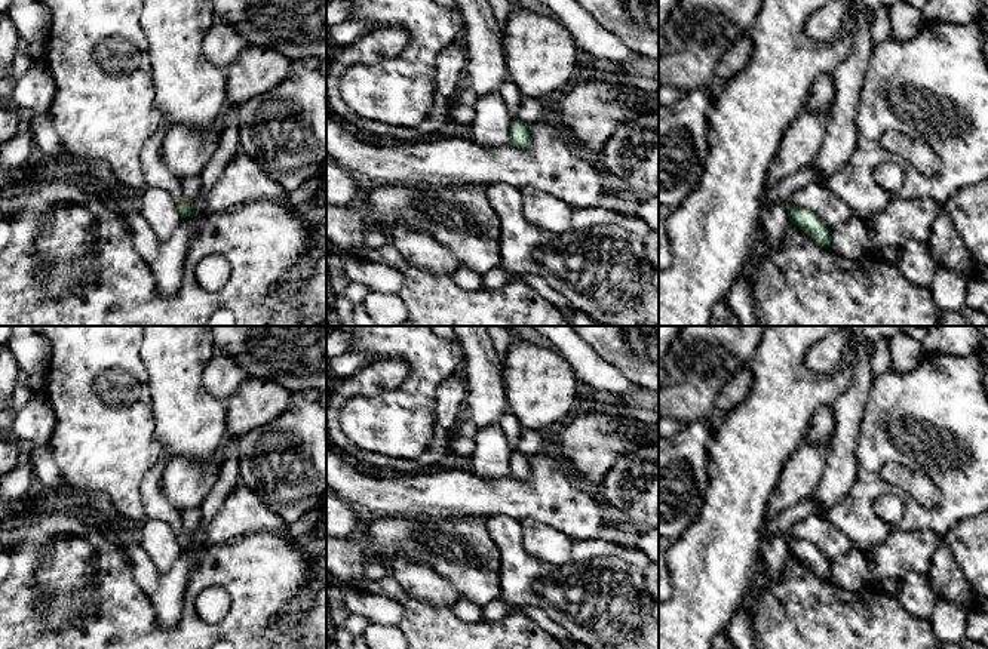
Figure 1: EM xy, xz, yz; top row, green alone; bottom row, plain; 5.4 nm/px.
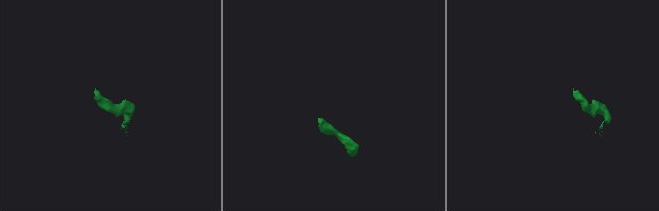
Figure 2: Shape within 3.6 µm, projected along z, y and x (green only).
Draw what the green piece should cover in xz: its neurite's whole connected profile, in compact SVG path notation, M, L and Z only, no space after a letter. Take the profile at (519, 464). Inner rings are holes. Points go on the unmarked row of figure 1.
M513 449L510 455L510 474L509 476L518 480L531 479L530 458L516 449Z

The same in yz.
M786 535L791 557L806 563L820 579L831 578L831 568L826 557L808 541Z

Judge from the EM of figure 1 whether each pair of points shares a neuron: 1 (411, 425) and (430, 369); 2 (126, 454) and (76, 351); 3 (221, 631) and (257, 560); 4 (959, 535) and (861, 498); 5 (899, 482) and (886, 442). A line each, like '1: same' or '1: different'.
1: same
2: same
3: same
4: different
5: different

